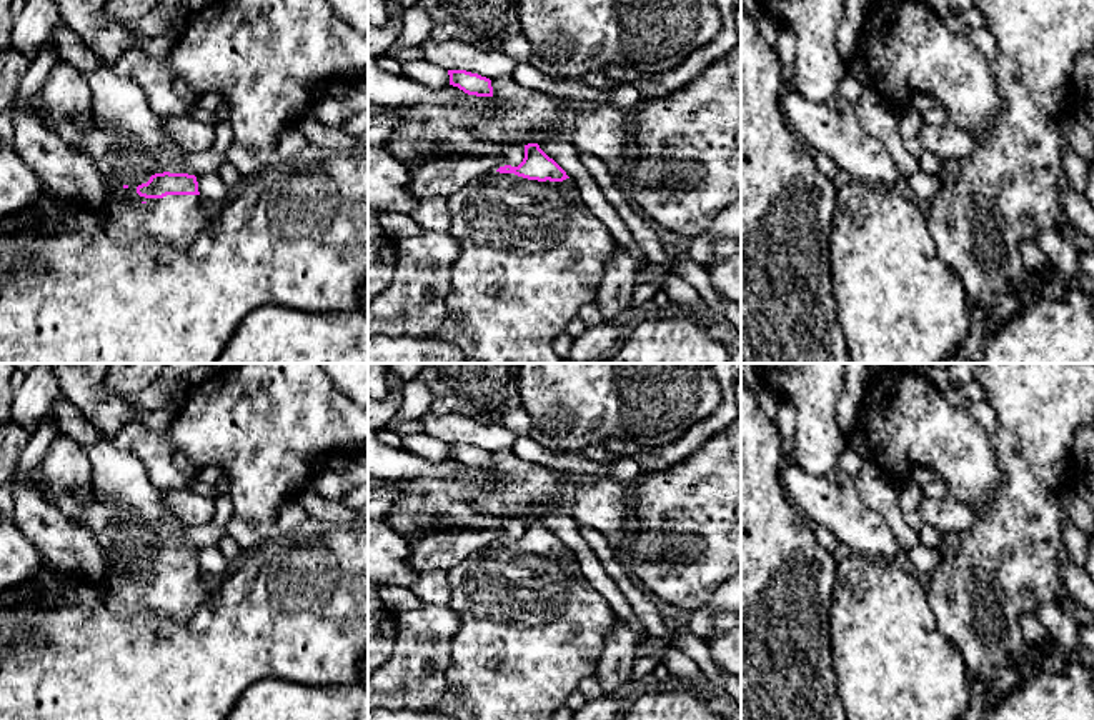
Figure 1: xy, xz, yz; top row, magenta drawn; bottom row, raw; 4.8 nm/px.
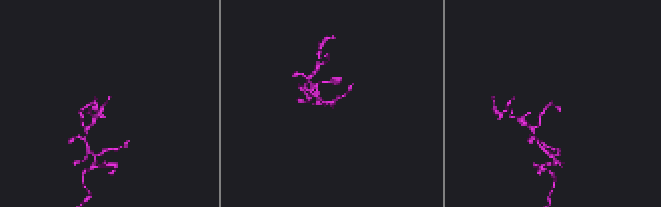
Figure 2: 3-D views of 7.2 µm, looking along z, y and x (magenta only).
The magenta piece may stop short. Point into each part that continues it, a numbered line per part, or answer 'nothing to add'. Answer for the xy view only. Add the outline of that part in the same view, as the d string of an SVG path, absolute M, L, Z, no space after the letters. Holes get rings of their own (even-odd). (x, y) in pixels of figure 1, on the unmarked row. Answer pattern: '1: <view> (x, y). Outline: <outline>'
1: xy (127, 517). Outline: M105 437L85 447L85 453L93 473L93 500L73 522L88 528L110 558L110 567L105 572L110 610L120 618L148 610L162 620L172 618L185 625L210 600L211 585L201 570L145 572L137 567L137 560L147 557L155 547L195 548L186 538L185 525L162 503L162 490L148 478L145 462L135 453L118 448L113 440Z

